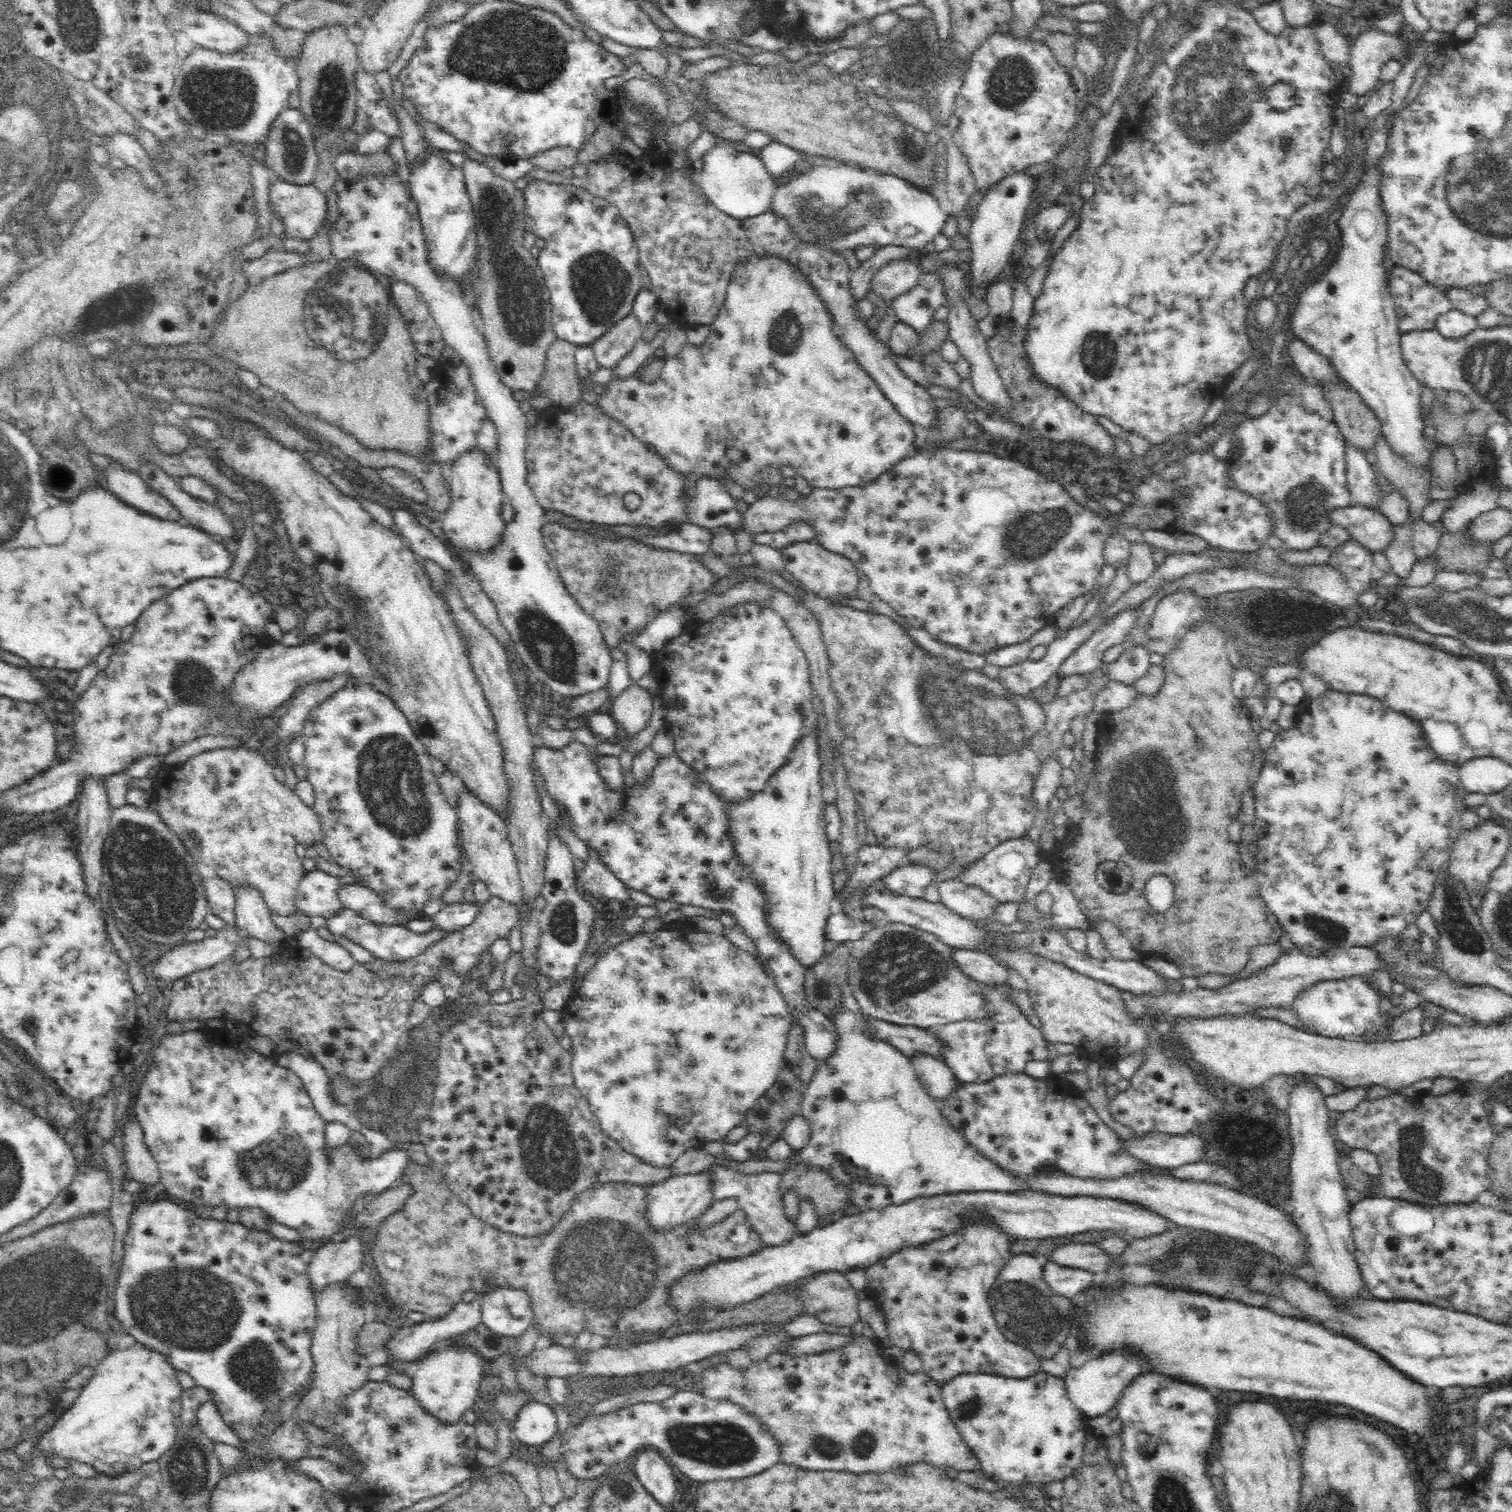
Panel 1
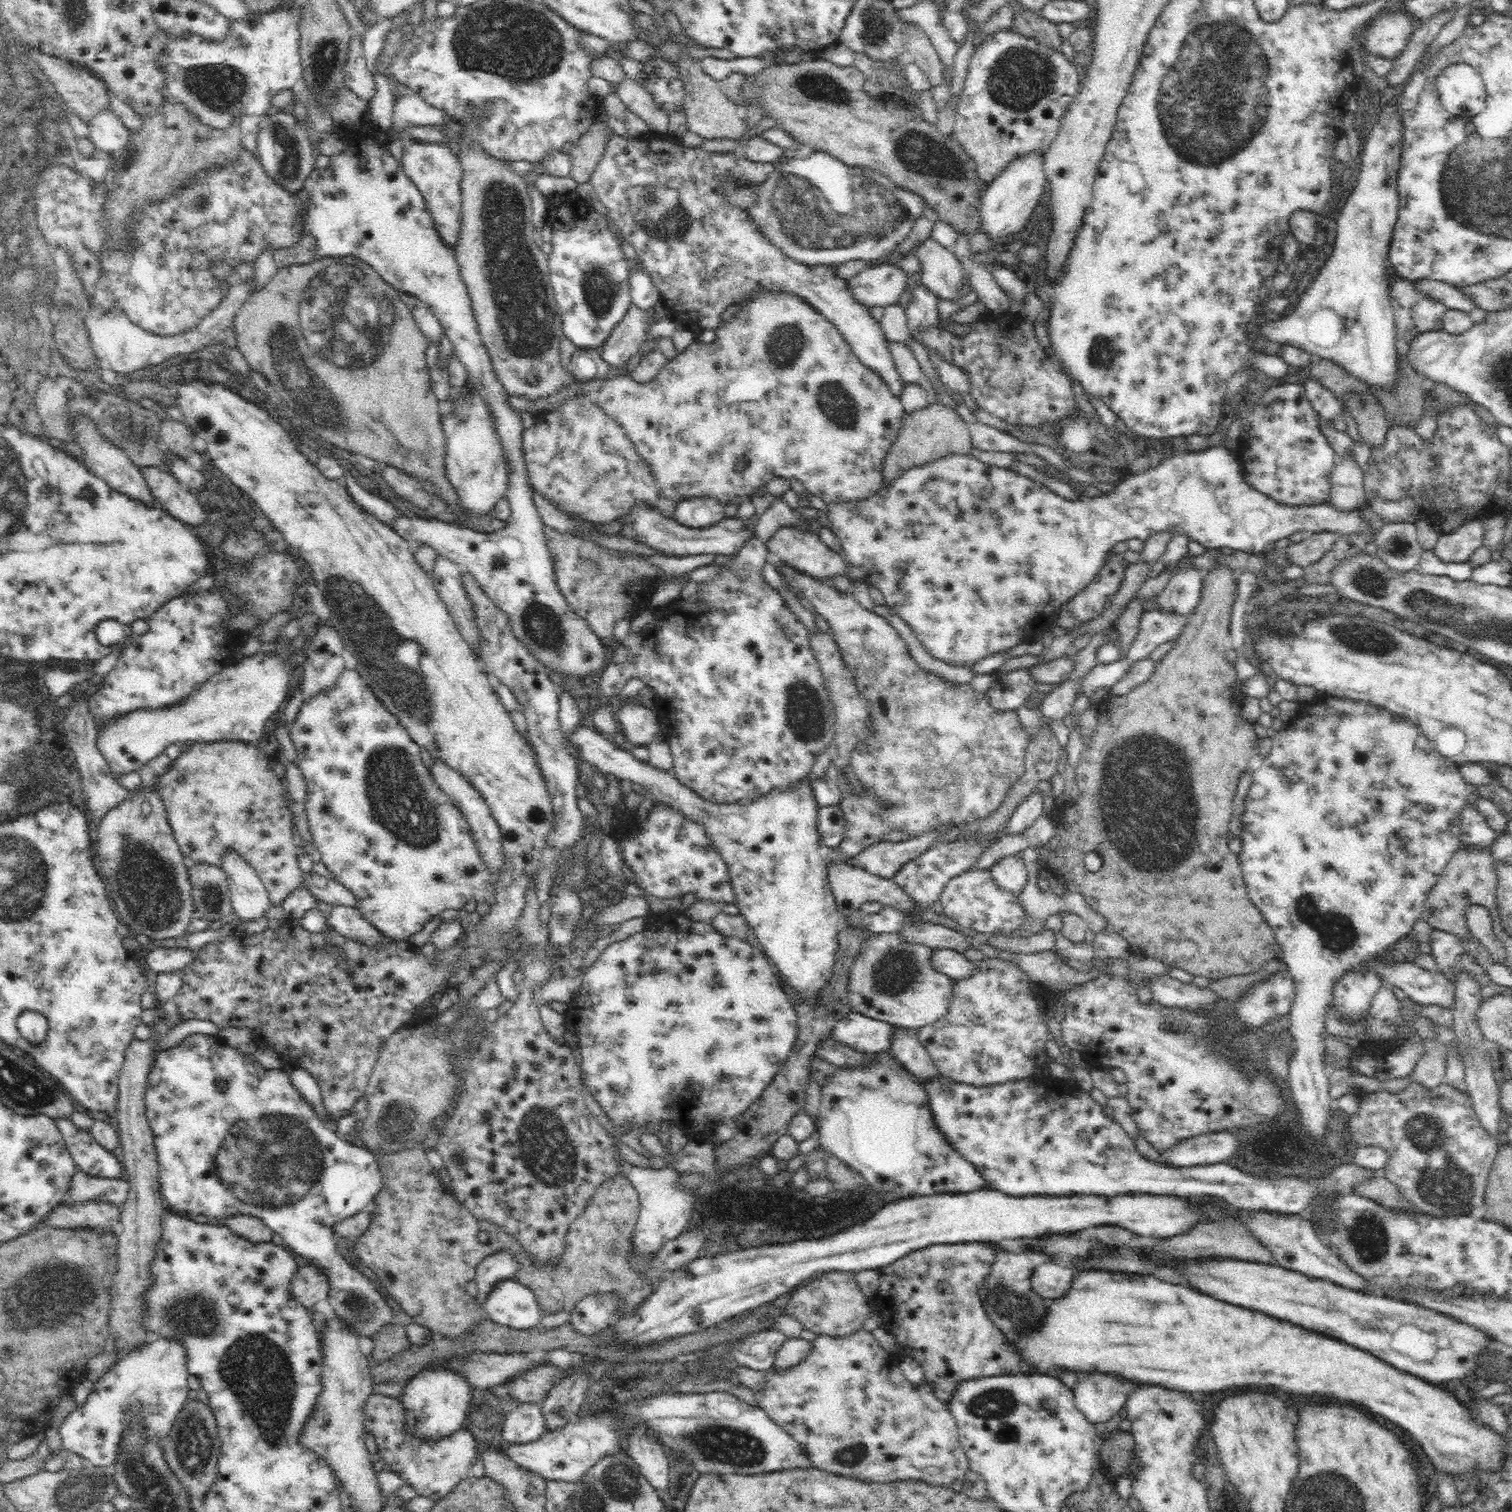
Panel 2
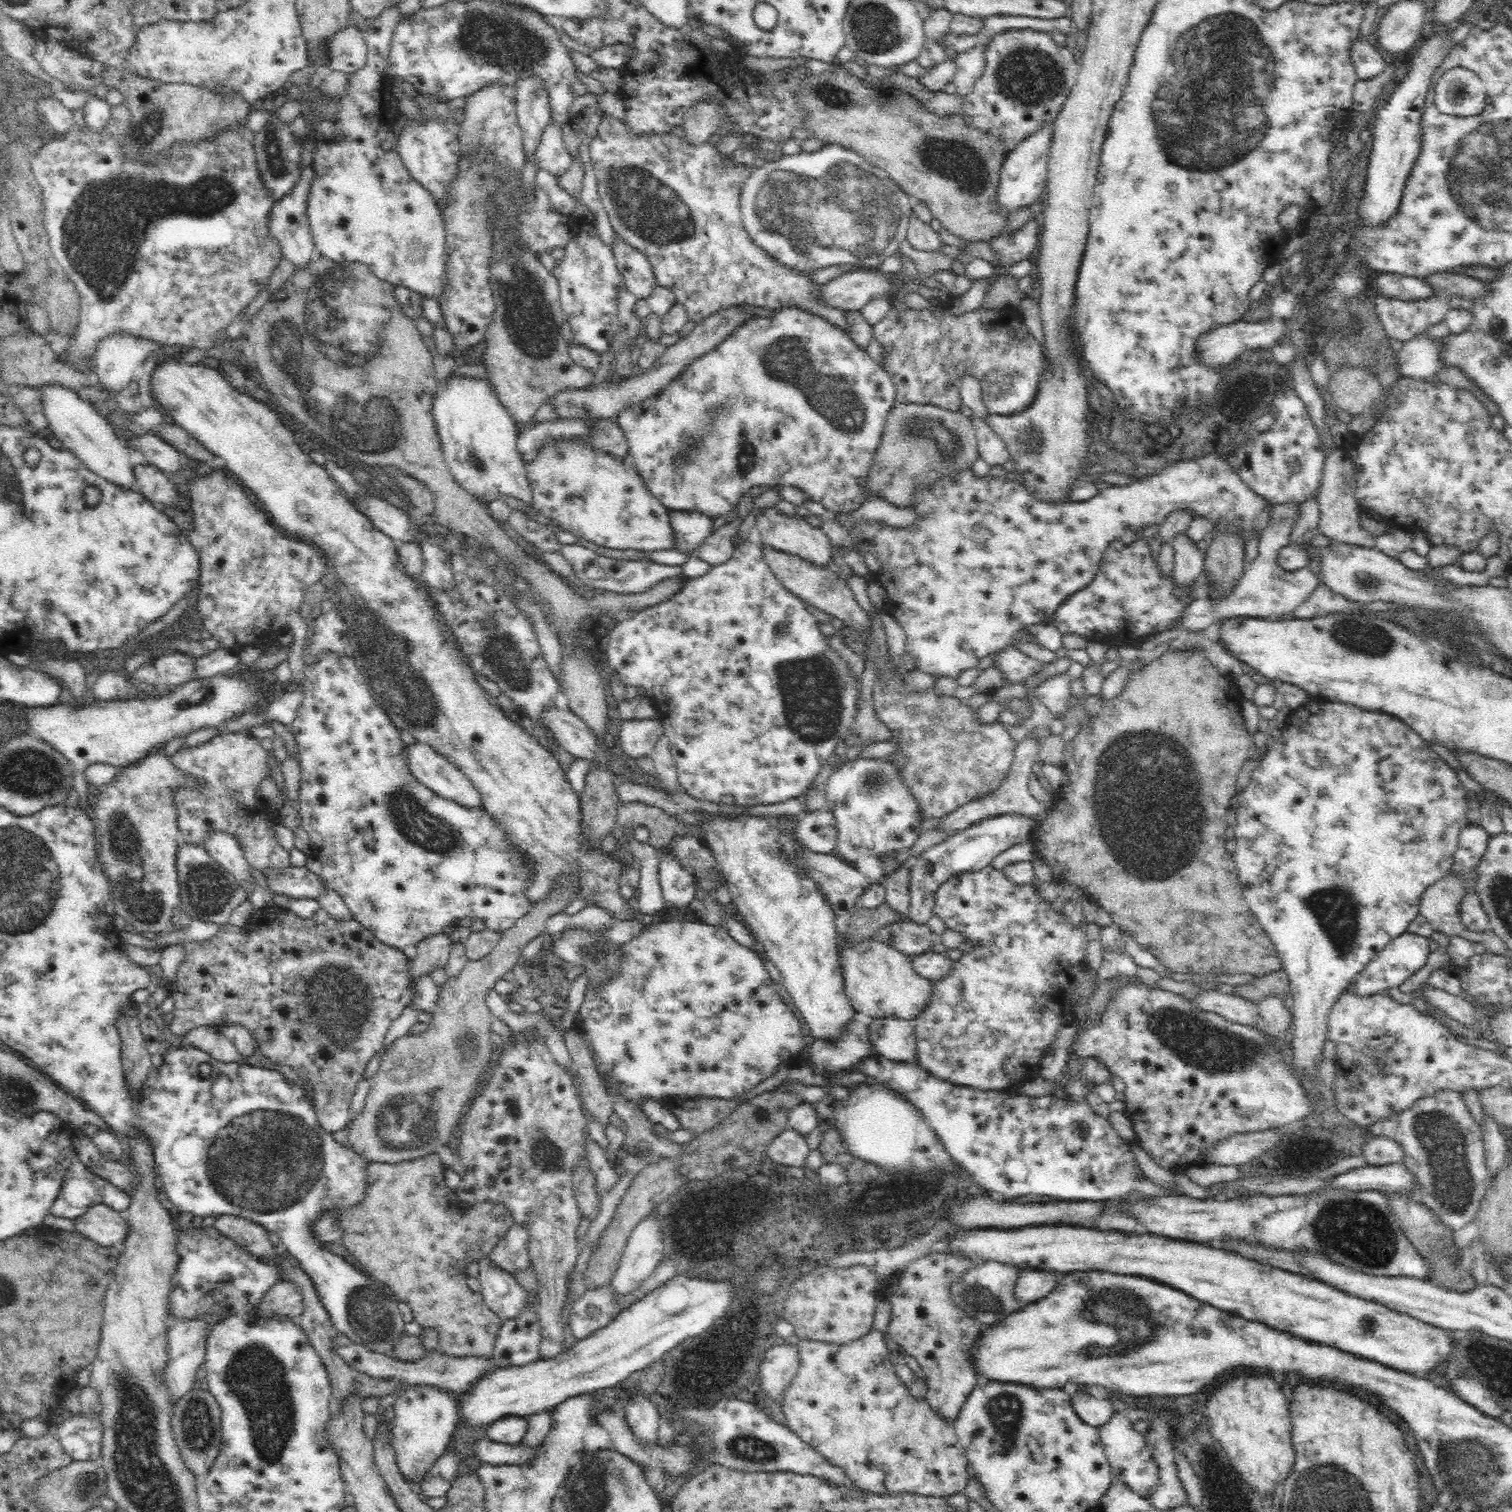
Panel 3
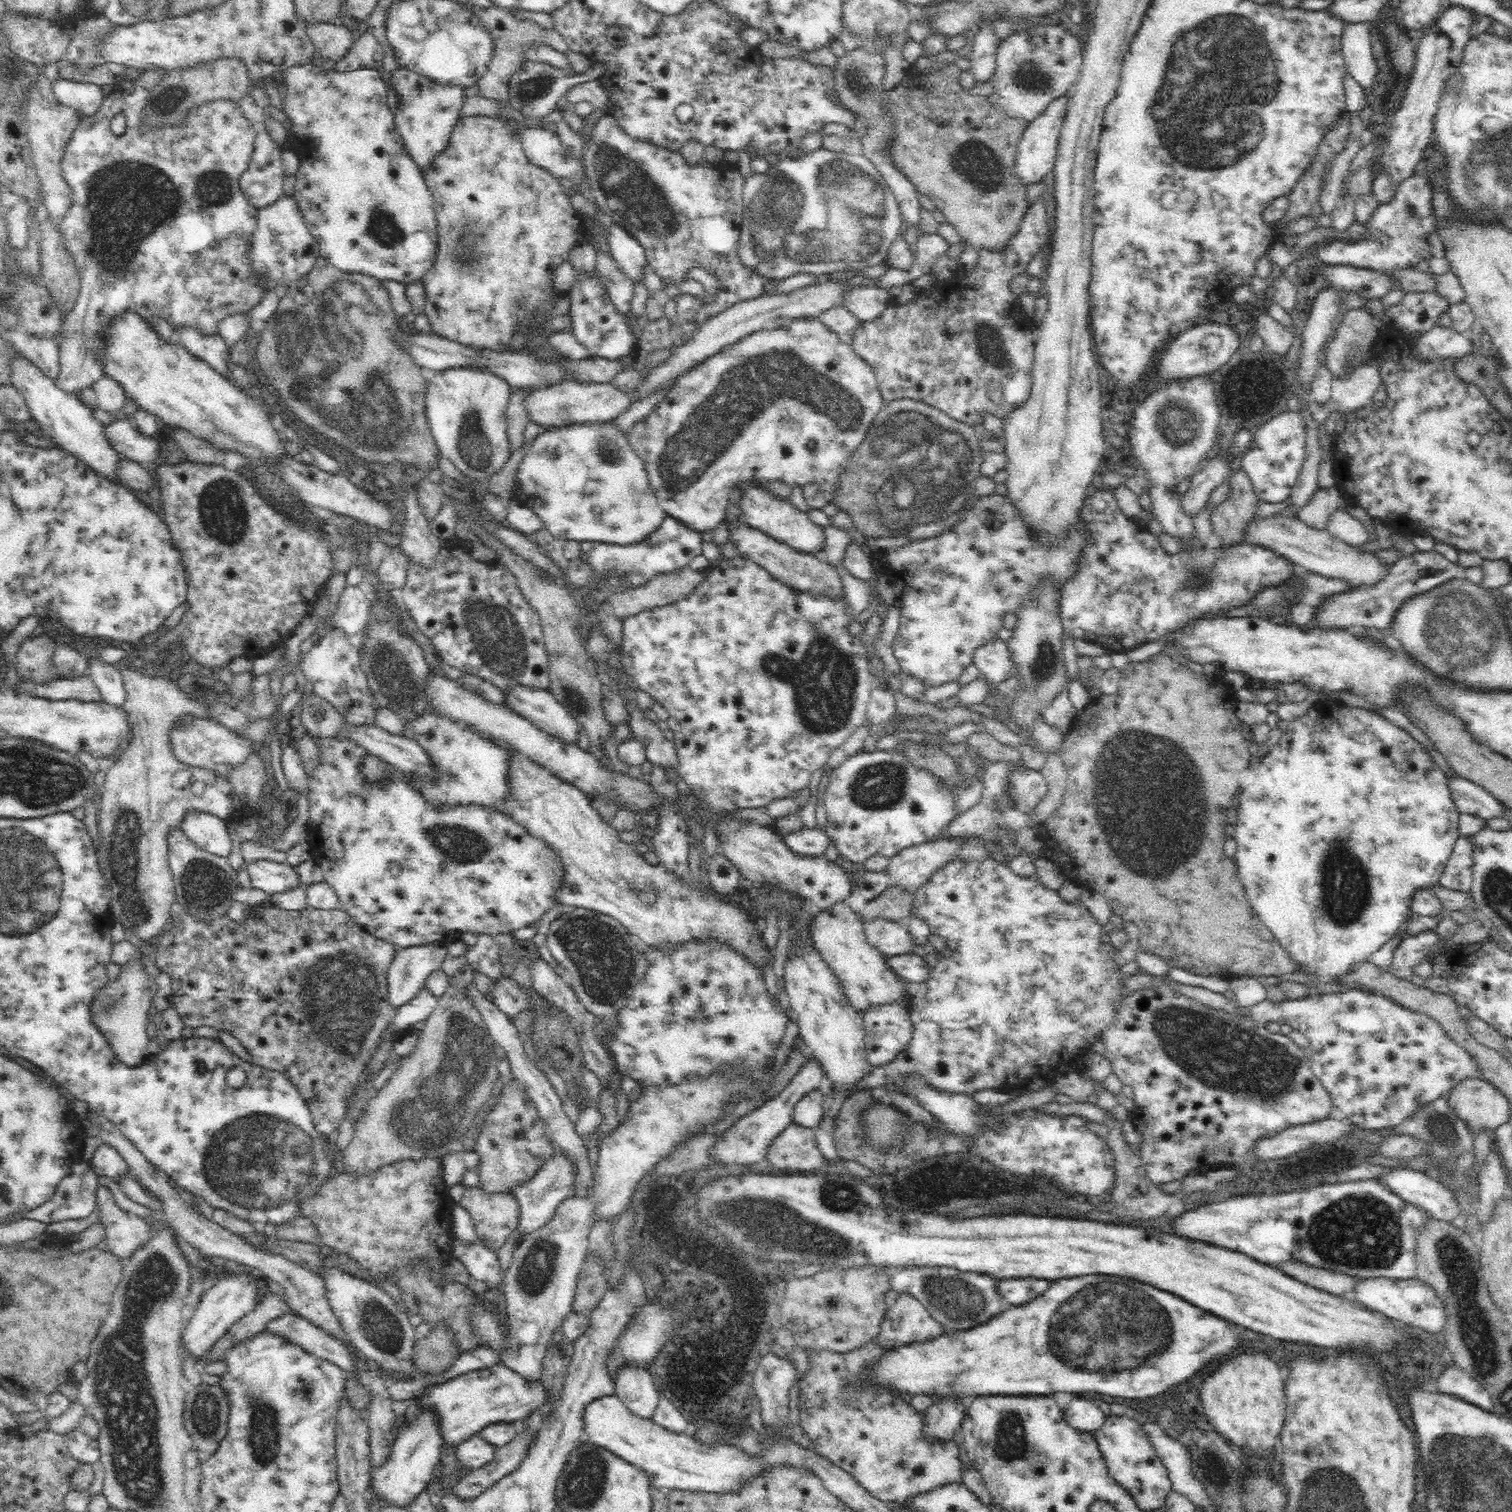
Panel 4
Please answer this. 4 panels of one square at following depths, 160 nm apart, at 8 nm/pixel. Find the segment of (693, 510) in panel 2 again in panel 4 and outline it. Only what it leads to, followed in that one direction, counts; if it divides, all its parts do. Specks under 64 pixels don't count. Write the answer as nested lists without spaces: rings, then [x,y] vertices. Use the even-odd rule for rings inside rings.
[[[665,515],[664,520],[654,528],[650,534],[646,534],[642,540],[630,544],[612,544],[610,542],[598,542],[597,540],[584,541],[580,543],[580,560],[590,568],[590,576],[582,588],[582,595],[578,596],[580,607],[584,616],[598,614],[598,608],[594,604],[600,602],[601,608],[608,607],[609,598],[622,591],[645,587],[655,576],[676,572],[688,566],[696,556],[703,554],[701,534],[686,528],[678,520]]]

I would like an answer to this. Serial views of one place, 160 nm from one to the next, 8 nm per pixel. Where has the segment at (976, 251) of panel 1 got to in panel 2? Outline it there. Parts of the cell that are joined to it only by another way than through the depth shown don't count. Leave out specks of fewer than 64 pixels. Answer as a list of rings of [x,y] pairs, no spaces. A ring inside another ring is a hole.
[[[1036,148],[1030,152],[1022,152],[1020,156],[1010,160],[1002,172],[987,183],[982,195],[981,215],[984,229],[993,238],[1004,238],[1010,232],[1020,231],[1028,225],[1034,208],[1039,205],[1040,196],[1045,192],[1047,178],[1044,166],[1045,151]]]

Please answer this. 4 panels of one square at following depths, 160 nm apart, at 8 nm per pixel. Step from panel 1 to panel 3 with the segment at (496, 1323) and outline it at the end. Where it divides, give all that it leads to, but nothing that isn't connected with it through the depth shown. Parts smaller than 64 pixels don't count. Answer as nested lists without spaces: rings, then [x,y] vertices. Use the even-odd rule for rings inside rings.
[[[482,1256],[476,1260],[477,1263],[477,1279],[479,1280],[483,1299],[485,1303],[494,1311],[499,1314],[502,1320],[516,1316],[522,1308],[524,1308],[524,1300],[526,1300],[526,1293],[520,1289],[518,1283],[514,1281],[512,1273],[505,1268],[495,1264],[490,1256]]]

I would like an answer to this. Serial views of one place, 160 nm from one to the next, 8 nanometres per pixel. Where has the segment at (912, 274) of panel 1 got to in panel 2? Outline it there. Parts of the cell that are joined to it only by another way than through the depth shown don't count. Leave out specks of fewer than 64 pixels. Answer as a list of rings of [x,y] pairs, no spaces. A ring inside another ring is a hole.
[[[882,263],[874,267],[866,266],[844,281],[844,285],[850,297],[858,301],[858,304],[885,307],[901,297],[906,289],[907,276],[896,265]]]

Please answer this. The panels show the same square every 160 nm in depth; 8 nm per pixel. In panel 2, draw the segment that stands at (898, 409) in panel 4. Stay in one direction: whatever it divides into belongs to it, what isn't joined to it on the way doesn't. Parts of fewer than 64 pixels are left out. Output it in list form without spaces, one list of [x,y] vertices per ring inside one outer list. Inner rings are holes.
[[[937,402],[913,412],[904,412],[895,440],[882,460],[883,487],[894,486],[896,480],[900,480],[913,468],[932,464],[948,456],[971,455],[972,448],[971,433],[966,421],[948,405]]]

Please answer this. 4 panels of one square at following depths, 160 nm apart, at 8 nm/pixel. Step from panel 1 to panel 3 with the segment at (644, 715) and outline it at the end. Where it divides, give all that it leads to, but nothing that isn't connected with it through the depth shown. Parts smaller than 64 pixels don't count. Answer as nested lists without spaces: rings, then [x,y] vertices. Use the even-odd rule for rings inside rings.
[[[628,719],[621,724],[620,745],[624,754],[633,759],[650,756],[655,749],[658,738],[665,734],[661,719]]]

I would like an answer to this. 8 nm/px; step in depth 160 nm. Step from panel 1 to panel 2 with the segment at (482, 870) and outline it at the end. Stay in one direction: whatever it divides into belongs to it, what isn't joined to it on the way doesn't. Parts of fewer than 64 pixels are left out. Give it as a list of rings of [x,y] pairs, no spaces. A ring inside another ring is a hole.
[[[433,758],[432,766],[428,769],[432,781],[444,791],[444,794],[455,803],[463,815],[468,819],[478,846],[481,848],[485,861],[494,869],[499,870],[501,867],[502,855],[500,855],[500,831],[496,821],[490,815],[490,809],[480,791],[461,773],[455,768],[452,768],[445,760],[441,758]]]

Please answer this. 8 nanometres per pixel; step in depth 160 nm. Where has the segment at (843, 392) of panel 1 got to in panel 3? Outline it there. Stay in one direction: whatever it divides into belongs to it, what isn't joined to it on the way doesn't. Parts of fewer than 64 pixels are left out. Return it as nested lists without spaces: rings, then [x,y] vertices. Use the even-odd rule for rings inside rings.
[[[794,306],[777,310],[771,319],[756,317],[748,321],[734,331],[732,336],[722,342],[716,350],[695,360],[657,395],[647,398],[640,404],[631,404],[628,410],[619,415],[619,428],[624,433],[628,446],[627,456],[646,484],[647,490],[670,511],[704,515],[713,520],[732,512],[744,493],[759,491],[761,485],[770,485],[804,490],[814,501],[823,503],[828,514],[836,511],[850,512],[863,505],[861,490],[863,477],[868,473],[870,460],[880,443],[887,413],[896,402],[894,394],[894,385],[884,373],[882,364],[860,348],[845,330],[827,318]]]

